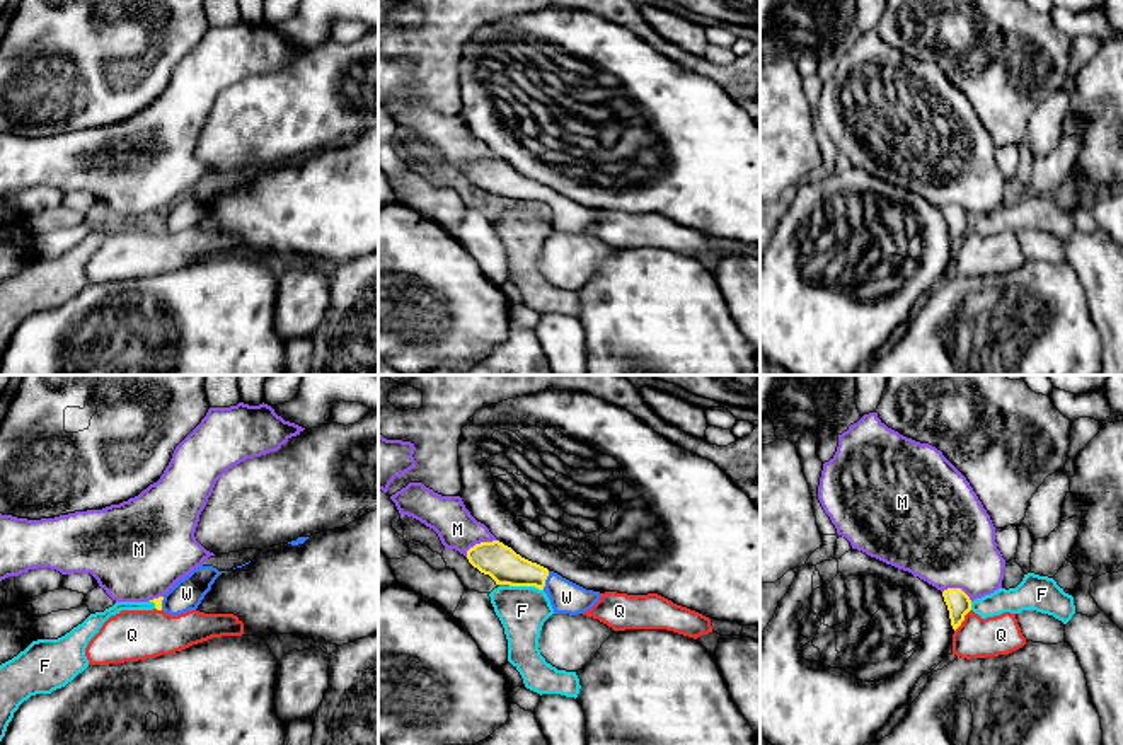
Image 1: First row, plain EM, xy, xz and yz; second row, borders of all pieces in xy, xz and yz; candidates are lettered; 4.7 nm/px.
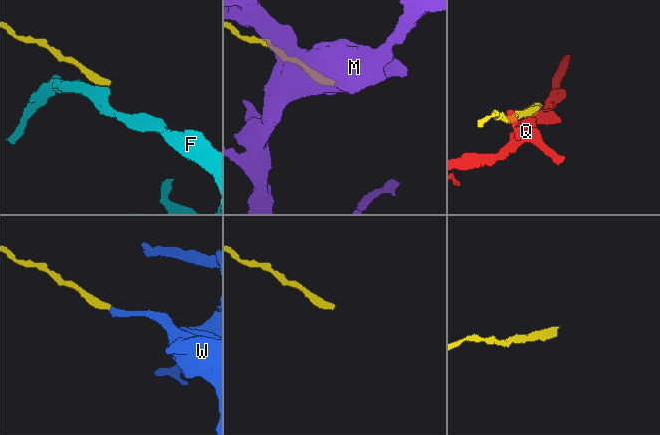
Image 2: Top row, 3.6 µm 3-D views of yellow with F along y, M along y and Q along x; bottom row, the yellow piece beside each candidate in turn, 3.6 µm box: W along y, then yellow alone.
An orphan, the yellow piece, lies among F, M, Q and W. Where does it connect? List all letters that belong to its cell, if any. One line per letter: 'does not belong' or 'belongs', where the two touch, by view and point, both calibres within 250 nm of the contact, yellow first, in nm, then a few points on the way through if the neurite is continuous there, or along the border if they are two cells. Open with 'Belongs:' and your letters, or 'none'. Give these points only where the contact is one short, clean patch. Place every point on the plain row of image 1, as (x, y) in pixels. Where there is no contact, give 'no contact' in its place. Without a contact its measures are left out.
Belongs: W
F: does not belong; contact xz (527, 203); calibres 170 and 220 nm
M: does not belong; contact xz (481, 161); calibres 170 and 190 nm
Q: does not belong; contact yz (963, 237); calibres 110 and 190 nm; border yz (970, 227), (955, 249)
W: belongs; contact xz (546, 196); calibres 170 and 160 nm; way xz (501, 181), (506, 186), (546, 196), (566, 215)

